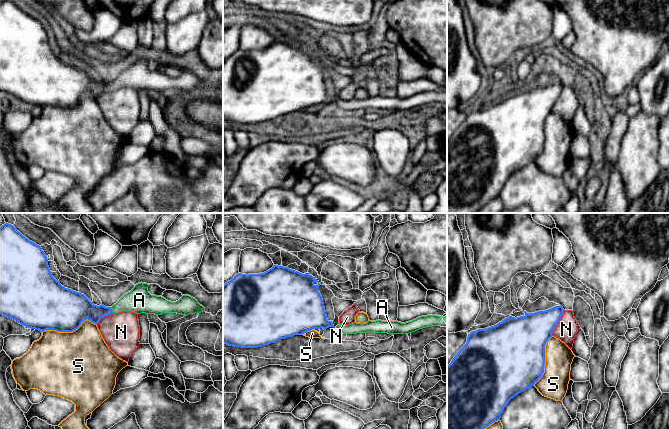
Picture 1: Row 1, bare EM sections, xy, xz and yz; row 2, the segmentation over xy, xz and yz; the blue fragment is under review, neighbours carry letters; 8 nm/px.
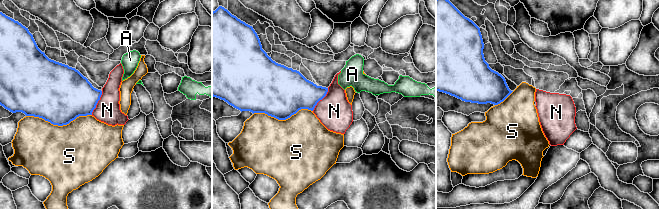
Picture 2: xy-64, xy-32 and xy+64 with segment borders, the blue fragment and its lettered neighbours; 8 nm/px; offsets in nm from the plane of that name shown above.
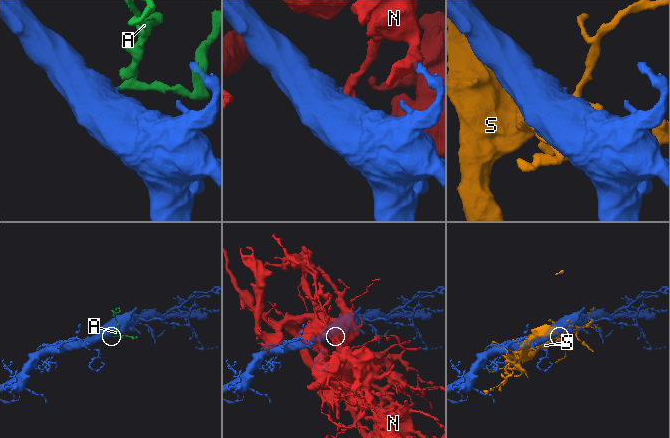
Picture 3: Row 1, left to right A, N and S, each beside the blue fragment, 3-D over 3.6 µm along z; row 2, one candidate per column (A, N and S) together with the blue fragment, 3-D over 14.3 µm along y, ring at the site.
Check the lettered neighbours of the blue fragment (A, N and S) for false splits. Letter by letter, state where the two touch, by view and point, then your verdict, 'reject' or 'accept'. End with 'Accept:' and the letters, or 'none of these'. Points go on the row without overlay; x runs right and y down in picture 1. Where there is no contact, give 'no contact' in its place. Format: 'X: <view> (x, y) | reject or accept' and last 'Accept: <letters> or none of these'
A: xy (111, 86) | accept
N: yz (557, 98) | reject
S: xy (69, 107) | reject
Accept: A

